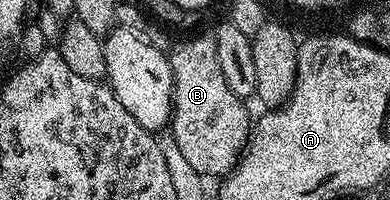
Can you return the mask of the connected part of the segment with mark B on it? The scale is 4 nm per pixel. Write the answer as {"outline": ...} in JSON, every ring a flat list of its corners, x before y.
{"outline":[[211,35,193,37,168,54,173,72,171,130,183,156,205,179,224,178,241,159,249,144,251,117,246,102,223,79,219,54]]}

